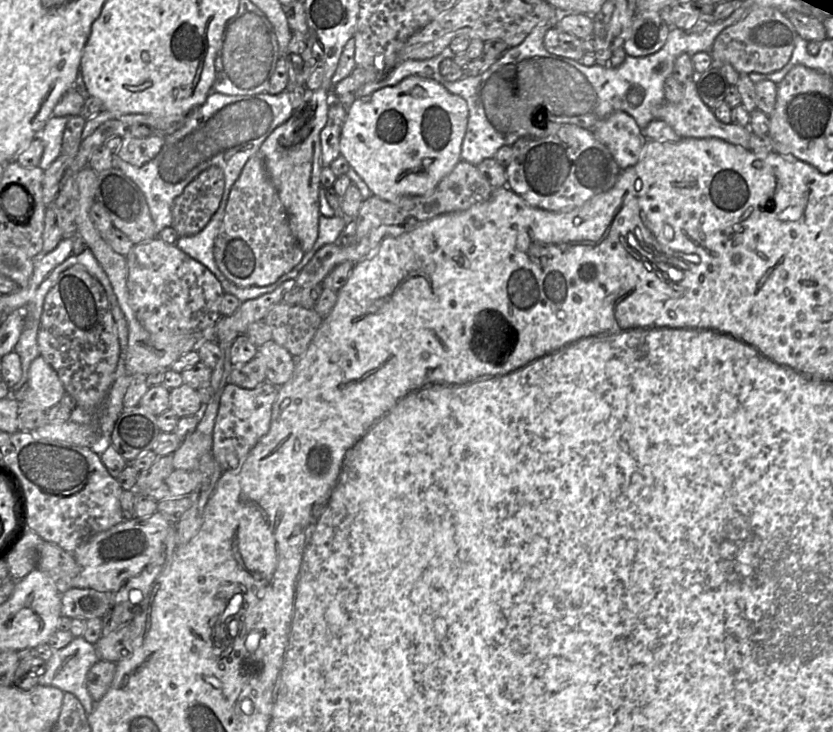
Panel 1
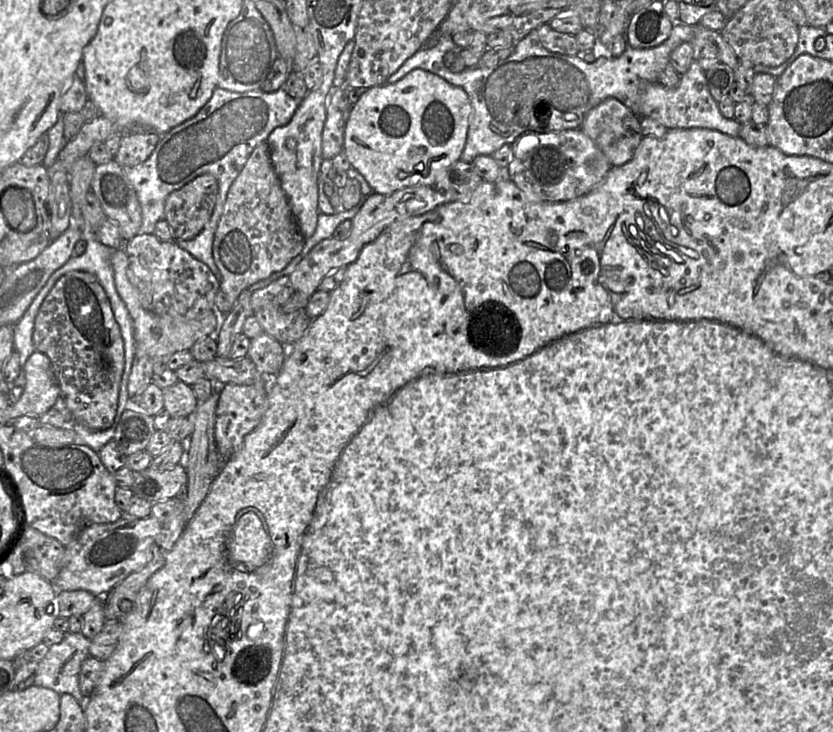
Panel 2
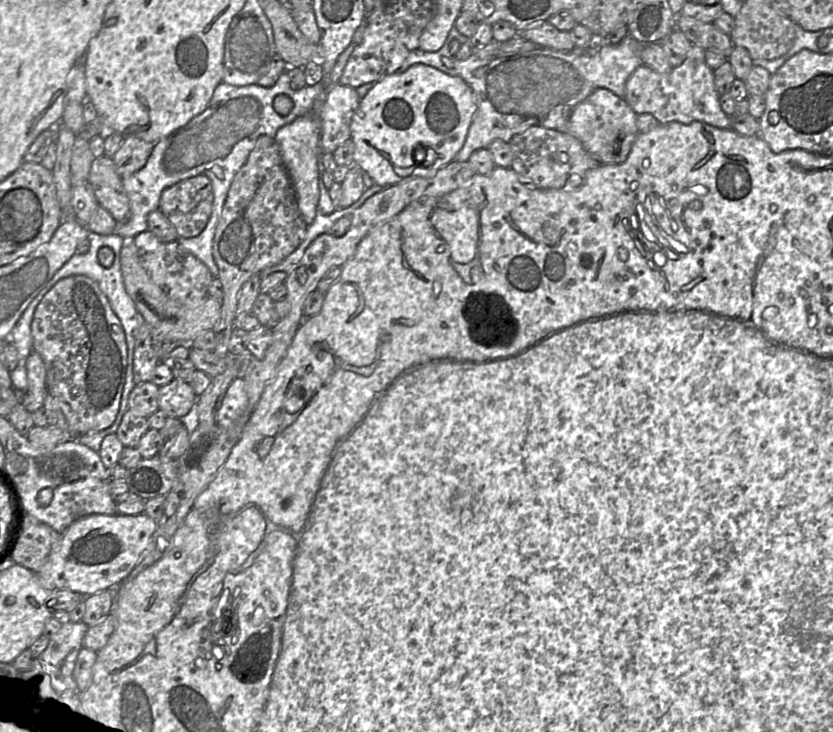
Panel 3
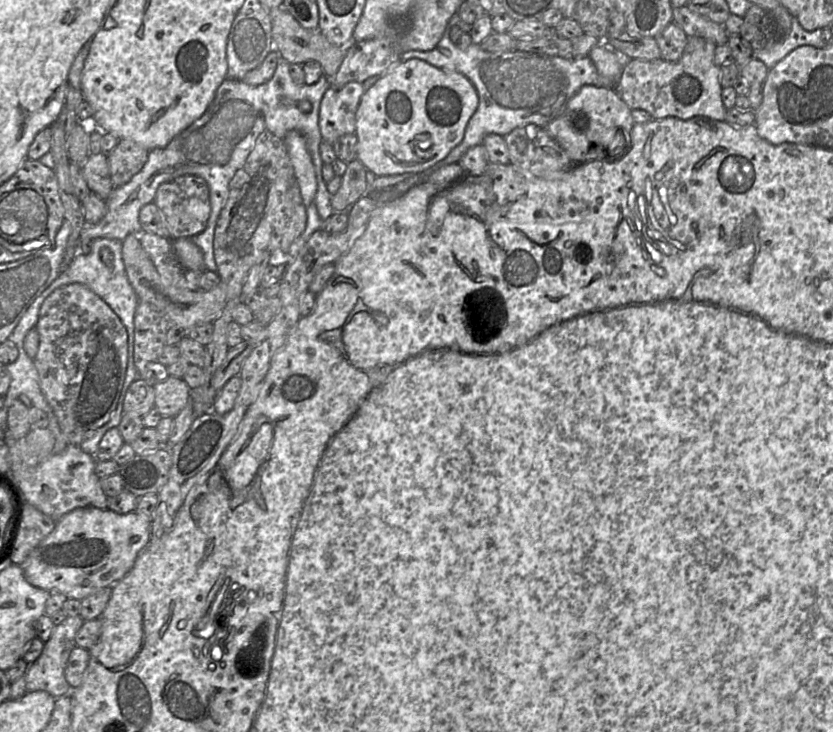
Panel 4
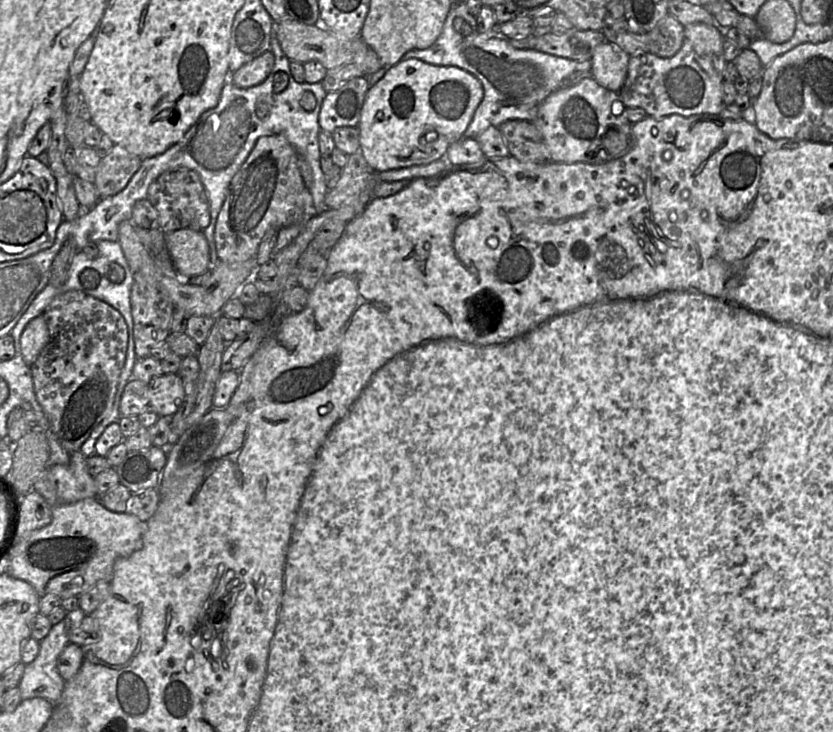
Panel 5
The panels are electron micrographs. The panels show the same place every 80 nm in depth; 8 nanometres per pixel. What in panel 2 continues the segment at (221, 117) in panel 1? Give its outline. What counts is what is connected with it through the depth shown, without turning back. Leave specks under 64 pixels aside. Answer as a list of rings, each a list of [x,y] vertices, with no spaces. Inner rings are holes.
[[[286,83],[272,93],[262,90],[238,93],[217,87],[195,116],[160,136],[153,153],[145,162],[134,167],[122,167],[136,191],[142,210],[138,234],[154,234],[156,223],[165,217],[165,201],[170,193],[200,175],[214,176],[219,190],[209,222],[195,238],[176,242],[180,248],[206,264],[221,283],[221,274],[213,259],[213,242],[228,191],[256,146],[266,142],[275,128],[287,125],[300,104],[289,95]],[[319,175],[318,204],[320,213],[318,215],[318,223],[314,234],[310,238],[306,239],[305,246],[300,254],[294,257],[283,270],[275,272],[269,277],[251,285],[248,288],[250,292],[252,293],[253,291],[262,289],[280,277],[290,276],[290,274],[295,270],[301,260],[312,250],[315,245],[324,239],[333,237],[333,233],[339,224],[345,220],[352,220],[355,217],[366,199],[367,196],[363,196],[362,194],[360,202],[355,207],[341,213],[336,213],[330,203],[329,198],[325,194],[324,180]]]

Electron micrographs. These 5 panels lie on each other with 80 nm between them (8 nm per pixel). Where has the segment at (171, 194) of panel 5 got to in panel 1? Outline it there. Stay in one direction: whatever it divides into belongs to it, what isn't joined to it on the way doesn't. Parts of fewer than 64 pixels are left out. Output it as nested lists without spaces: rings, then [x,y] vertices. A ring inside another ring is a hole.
[[[212,166],[201,172],[172,206],[172,225],[178,237],[193,236],[202,231],[216,213],[224,192],[224,173]]]

